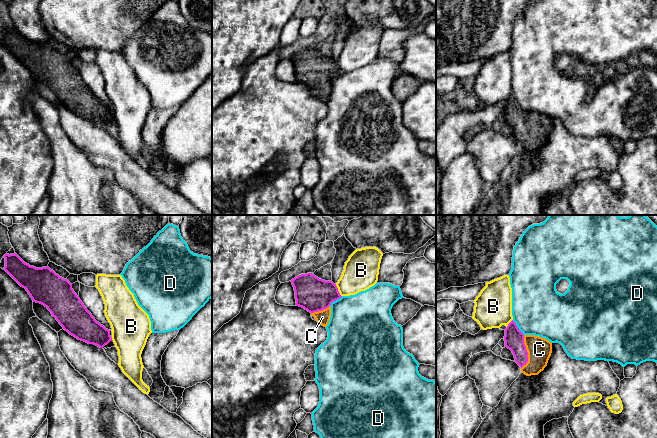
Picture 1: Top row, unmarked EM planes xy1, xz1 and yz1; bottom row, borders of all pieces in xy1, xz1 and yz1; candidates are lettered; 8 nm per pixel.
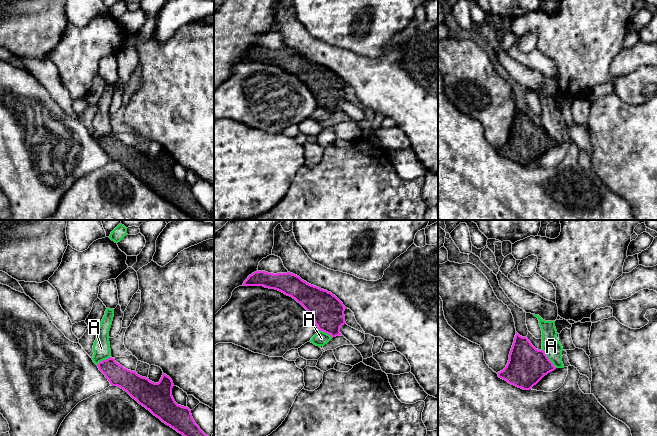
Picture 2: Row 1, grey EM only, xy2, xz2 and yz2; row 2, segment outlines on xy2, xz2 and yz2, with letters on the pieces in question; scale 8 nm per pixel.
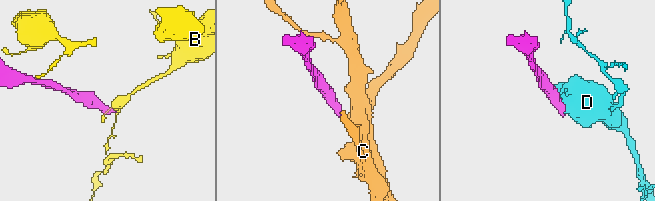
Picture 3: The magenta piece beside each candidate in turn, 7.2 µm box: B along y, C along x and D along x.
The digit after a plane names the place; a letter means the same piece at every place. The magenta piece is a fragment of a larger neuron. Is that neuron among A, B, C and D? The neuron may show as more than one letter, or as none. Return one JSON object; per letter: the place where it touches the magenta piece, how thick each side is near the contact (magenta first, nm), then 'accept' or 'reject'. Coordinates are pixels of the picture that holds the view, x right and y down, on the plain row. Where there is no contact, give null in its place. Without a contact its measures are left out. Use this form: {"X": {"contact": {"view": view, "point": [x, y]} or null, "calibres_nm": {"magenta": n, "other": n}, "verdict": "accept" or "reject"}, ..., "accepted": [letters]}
{"A": {"contact": {"view": "yz2", "point": [548, 134]}, "calibres_nm": {"magenta": 300, "other": 150}, "verdict": "reject"}, "B": {"contact": {"view": "xz1", "point": [337, 66]}, "calibres_nm": {"magenta": 280, "other": 280}, "verdict": "reject"}, "C": {"contact": {"view": "yz1", "point": [527, 128]}, "calibres_nm": {"magenta": 160, "other": 200}, "verdict": "accept"}, "D": {"contact": {"view": "yz1", "point": [517, 103]}, "calibres_nm": {"magenta": 160, "other": 420}, "verdict": "reject"}, "accepted": ["C"]}

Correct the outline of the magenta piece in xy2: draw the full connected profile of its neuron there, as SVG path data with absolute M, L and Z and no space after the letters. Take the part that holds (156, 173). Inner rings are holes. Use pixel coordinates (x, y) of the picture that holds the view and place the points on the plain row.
M112 133L99 138L97 142L112 162L126 167L140 181L193 220L213 220L211 213L195 199L191 186L175 178L172 172L174 160L169 152L163 149L160 157L154 159L124 144Z

